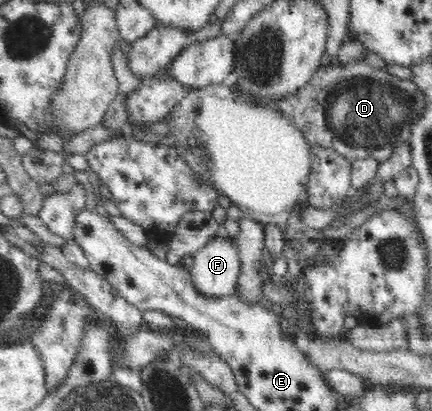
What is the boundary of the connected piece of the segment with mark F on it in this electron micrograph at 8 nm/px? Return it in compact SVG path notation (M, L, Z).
M214 236L193 255L189 274L204 296L224 297L236 293L240 266L235 240Z

